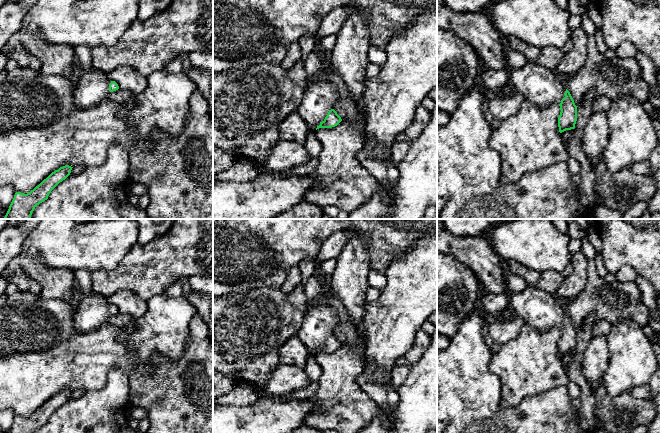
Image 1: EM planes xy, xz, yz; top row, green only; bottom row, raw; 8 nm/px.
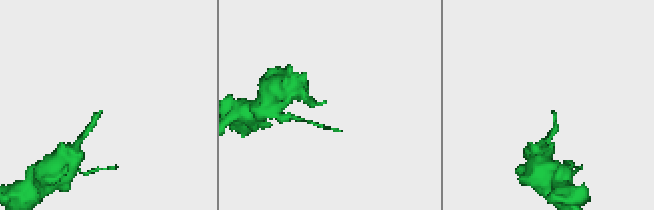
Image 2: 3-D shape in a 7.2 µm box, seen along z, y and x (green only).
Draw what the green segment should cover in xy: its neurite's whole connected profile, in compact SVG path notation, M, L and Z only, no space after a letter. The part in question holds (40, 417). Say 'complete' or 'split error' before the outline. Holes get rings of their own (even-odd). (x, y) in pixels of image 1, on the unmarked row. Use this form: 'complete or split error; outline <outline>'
complete; outline M65 389L52 396L29 417L16 416L9 433L35 433L37 429L48 423L51 415L71 397L73 391Z

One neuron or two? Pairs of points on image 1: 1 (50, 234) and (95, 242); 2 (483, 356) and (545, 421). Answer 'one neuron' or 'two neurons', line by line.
1: one neuron
2: one neuron

